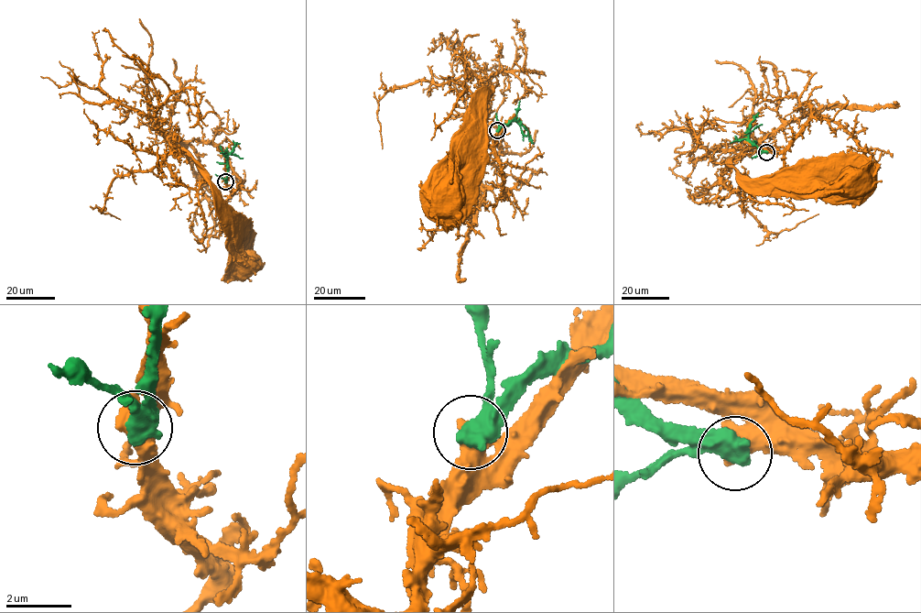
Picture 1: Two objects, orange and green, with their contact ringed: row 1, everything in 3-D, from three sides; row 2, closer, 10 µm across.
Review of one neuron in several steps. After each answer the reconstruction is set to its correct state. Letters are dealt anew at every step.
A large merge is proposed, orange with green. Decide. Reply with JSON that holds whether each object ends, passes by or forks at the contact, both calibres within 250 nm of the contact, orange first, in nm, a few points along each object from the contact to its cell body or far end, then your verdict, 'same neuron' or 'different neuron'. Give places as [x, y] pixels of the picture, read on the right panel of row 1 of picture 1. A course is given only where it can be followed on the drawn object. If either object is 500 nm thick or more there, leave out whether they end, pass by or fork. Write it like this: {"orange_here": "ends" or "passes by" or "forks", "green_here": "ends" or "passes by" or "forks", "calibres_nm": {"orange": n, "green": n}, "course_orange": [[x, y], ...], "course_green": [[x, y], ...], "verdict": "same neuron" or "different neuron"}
{"calibres_nm": {"orange": 650, "green": 650}, "course_orange": [[766, 152], [790, 144], [809, 116], [807, 104], [731, 159], [732, 167], [749, 180], [809, 170], [850, 184]], "course_green": [[766, 152], [748, 137], [750, 125], [758, 112]], "verdict": "different neuron"}

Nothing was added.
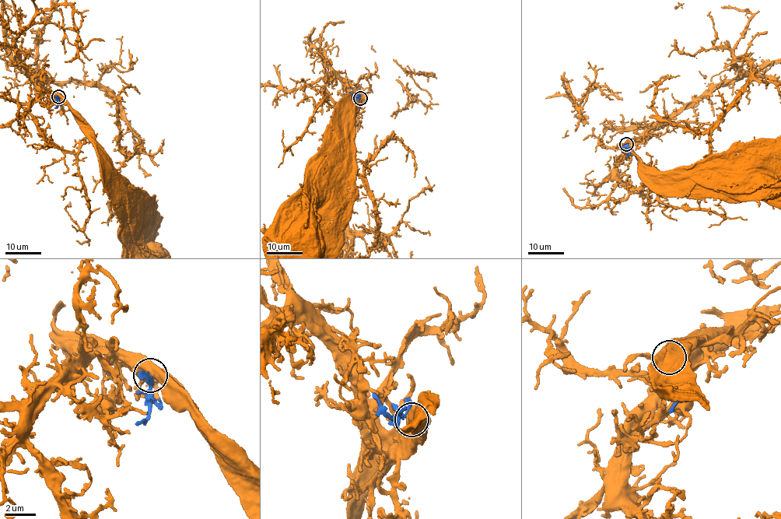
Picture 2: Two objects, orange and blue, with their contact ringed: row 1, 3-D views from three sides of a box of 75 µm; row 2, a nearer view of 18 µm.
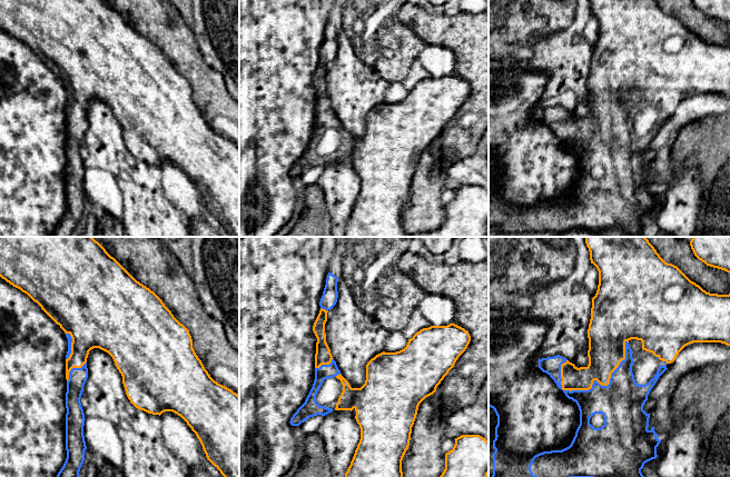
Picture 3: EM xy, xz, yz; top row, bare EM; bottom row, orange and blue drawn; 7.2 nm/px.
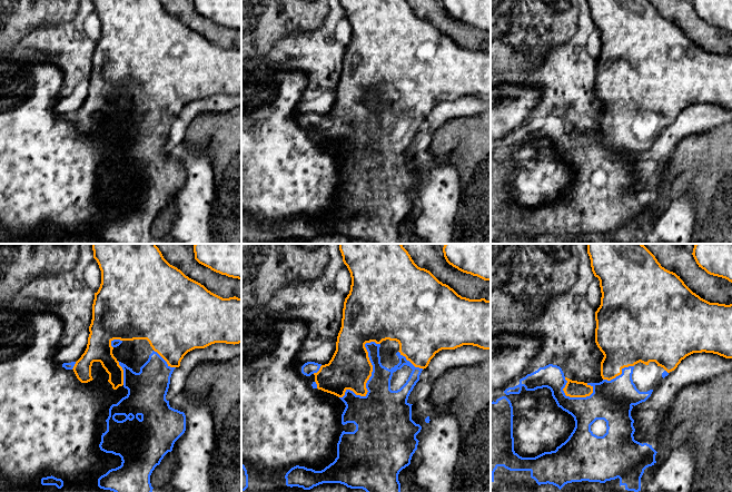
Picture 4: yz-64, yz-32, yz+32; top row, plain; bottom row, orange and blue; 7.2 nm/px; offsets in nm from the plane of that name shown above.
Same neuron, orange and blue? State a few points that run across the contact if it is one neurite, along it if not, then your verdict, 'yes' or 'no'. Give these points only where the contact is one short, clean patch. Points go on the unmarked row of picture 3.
yes

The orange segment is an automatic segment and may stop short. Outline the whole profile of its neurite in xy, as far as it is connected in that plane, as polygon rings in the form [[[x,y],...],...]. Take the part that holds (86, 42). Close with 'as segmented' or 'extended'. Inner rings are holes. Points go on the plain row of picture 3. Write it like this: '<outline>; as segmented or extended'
[[[0,0],[0,28],[13,38],[27,44],[41,60],[65,82],[68,90],[68,102],[66,106],[66,212],[58,223],[52,237],[72,237],[79,231],[79,222],[85,211],[85,201],[87,200],[83,177],[85,165],[81,158],[80,149],[83,137],[88,129],[87,109],[89,102],[99,99],[108,103],[122,127],[122,135],[126,146],[130,153],[138,160],[152,166],[161,166],[165,162],[172,162],[180,167],[199,190],[207,210],[228,230],[234,237],[239,237],[239,146],[231,140],[215,132],[205,120],[201,111],[193,99],[193,90],[189,81],[180,74],[165,57],[162,51],[149,39],[137,32],[106,0]]]; extended

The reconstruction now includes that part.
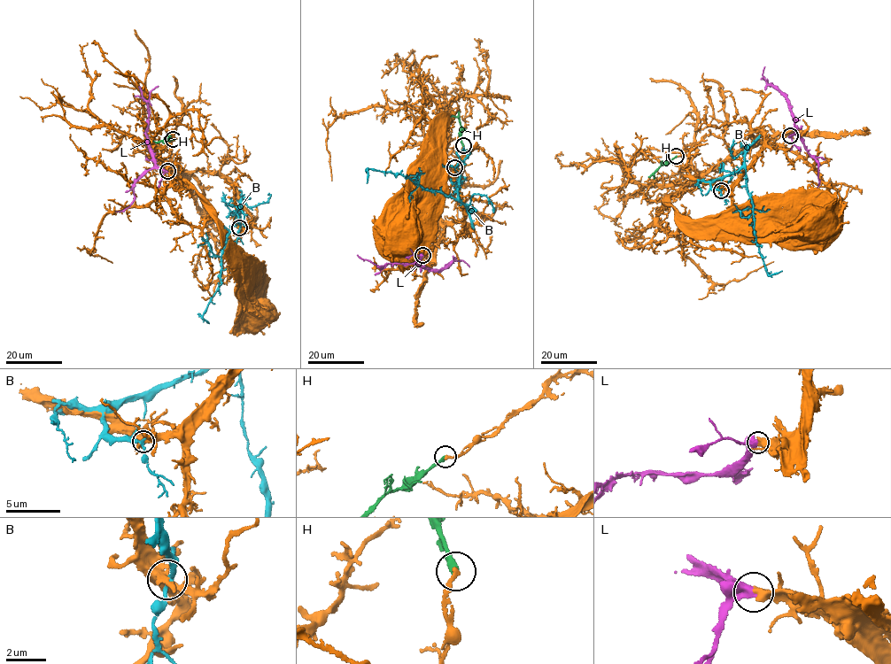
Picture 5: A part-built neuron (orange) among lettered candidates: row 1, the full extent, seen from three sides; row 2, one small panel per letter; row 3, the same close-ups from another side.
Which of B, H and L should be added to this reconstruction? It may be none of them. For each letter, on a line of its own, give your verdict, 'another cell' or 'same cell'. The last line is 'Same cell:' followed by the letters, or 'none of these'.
B: another cell
H: another cell
L: same cell
Same cell: L

